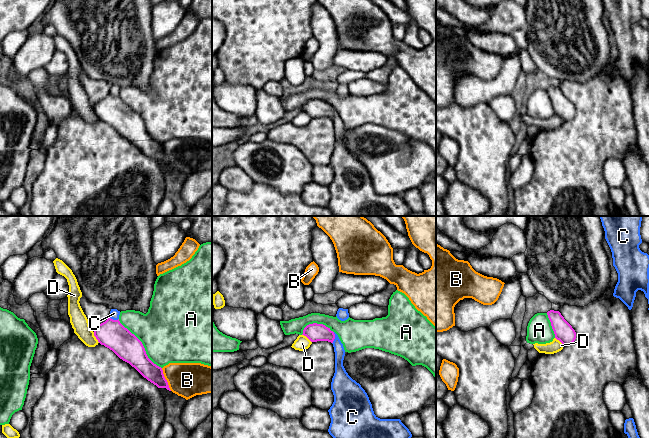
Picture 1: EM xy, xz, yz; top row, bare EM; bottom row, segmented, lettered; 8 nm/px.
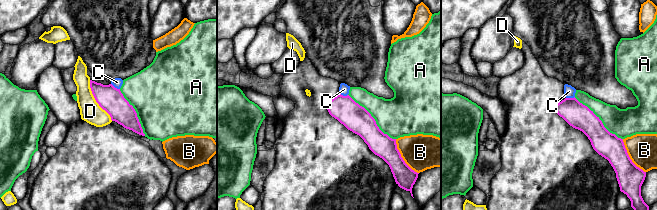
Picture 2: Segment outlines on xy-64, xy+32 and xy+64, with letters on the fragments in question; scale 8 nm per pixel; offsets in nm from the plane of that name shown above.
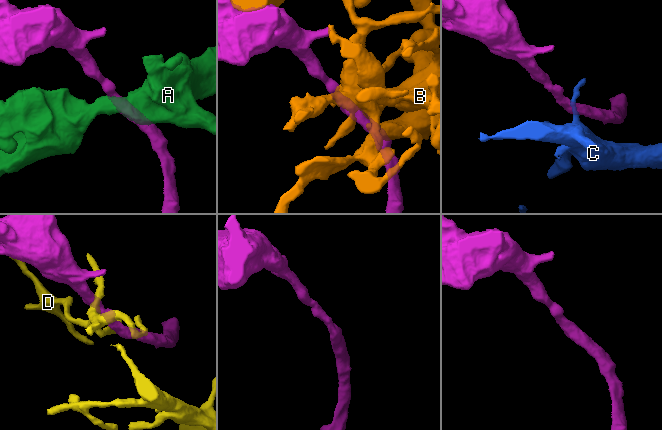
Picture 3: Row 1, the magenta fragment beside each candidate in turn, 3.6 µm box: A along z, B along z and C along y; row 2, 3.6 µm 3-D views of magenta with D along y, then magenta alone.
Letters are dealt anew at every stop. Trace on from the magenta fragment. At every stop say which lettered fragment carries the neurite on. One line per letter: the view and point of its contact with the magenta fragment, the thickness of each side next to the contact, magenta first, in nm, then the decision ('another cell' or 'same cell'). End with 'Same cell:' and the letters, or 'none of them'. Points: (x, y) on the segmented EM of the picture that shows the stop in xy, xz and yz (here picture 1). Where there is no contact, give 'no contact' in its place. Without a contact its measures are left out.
A: meets magenta in xy at (142, 344); 220 nm thick on the magenta side, 480 nm on the other; another cell
B: meets magenta in xy at (165, 379); 140 nm thick on the magenta side, 280 nm on the other; another cell
C: meets magenta in xz at (334, 338); 150 nm thick on the magenta side, 80 nm on the other; another cell
D: meets magenta in xy at (95, 336); 220 nm thick on the magenta side, 140 nm on the other; another cell
Same cell: none of them

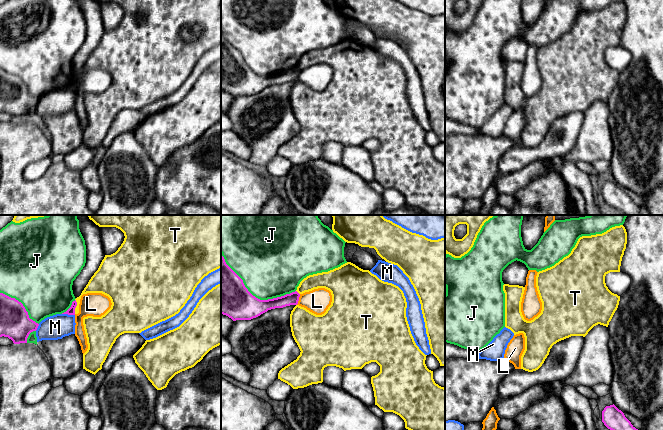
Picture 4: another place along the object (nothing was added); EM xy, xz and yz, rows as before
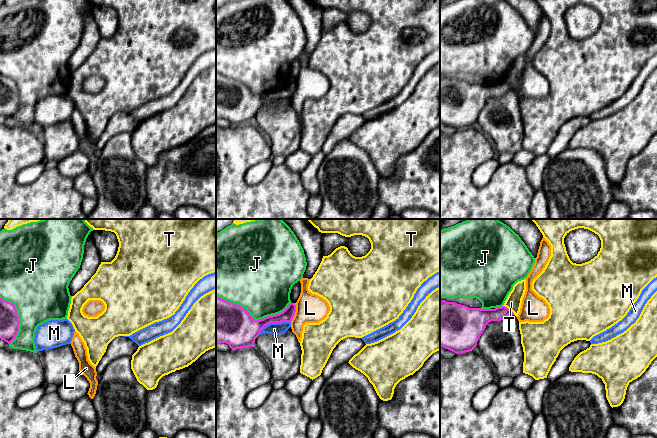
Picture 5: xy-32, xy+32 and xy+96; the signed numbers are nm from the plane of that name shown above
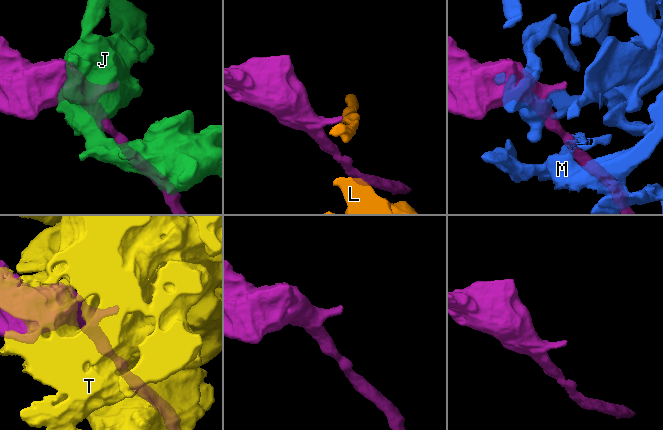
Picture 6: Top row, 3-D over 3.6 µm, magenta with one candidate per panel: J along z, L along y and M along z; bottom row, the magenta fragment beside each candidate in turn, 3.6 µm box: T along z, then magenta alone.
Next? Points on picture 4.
J: meets magenta in xz at (252, 295); 360 nm thick on the magenta side, 460 nm on the other; another cell
L: meets magenta in xz at (298, 299); 100 nm thick on the magenta side, 200 nm on the other; another cell
M: meets magenta in xy at (68, 314); 60 nm thick on the magenta side, 200 nm on the other; another cell
T: meets magenta in xy at (76, 305); 60 nm thick on the magenta side, 190 nm on the other; another cell
Same cell: none of them

